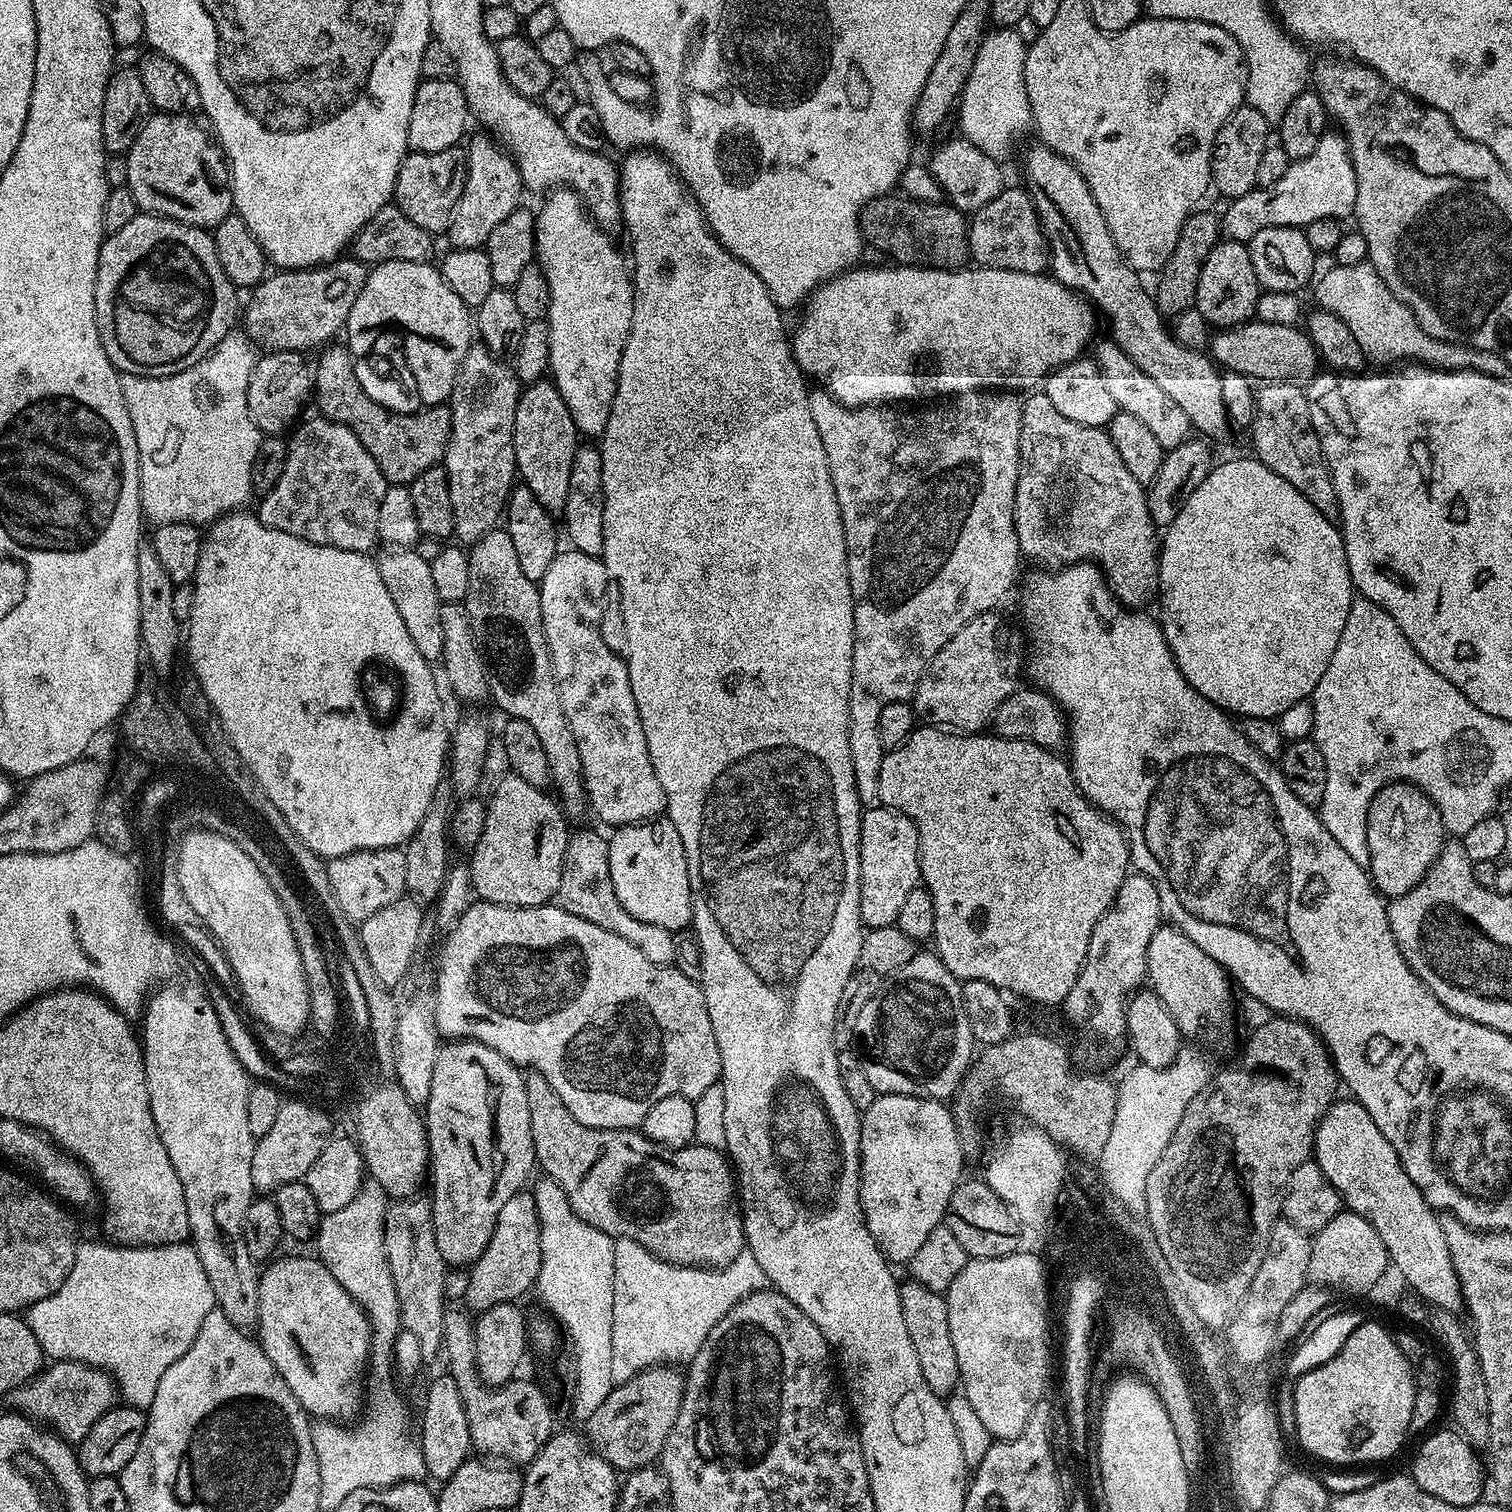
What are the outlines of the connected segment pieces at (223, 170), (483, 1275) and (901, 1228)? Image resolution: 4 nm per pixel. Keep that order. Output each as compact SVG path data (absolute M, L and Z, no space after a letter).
M152 114L144 121L134 146L126 154L128 161L127 188L134 194L137 209L144 214L166 216L192 228L215 230L222 218L233 215L230 172L217 141L203 132L188 114Z
M521 1190L515 1192L502 1205L502 1211L498 1213L498 1222L494 1222L494 1234L490 1234L486 1250L482 1250L476 1263L471 1265L468 1285L462 1297L463 1303L473 1313L479 1314L490 1306L519 1301L519 1296L531 1293L535 1289L541 1262L538 1210L534 1206L531 1191Z
M880 1094L869 1108L863 1109L860 1117L860 1205L864 1211L866 1226L870 1230L870 1234L874 1234L874 1242L878 1242L878 1246L893 1265L899 1266L903 1260L904 1263L911 1262L914 1254L918 1254L918 1250L922 1247L922 1242L926 1242L926 1238L935 1228L941 1227L948 1211L950 1198L954 1194L957 1184L961 1183L962 1177L965 1175L965 1173L963 1174L964 1148L960 1143L962 1143L960 1129L956 1126L953 1109L947 1103L927 1100L921 1096Z

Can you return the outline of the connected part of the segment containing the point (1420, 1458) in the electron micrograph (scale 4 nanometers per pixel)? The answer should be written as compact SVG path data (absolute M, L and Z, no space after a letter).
M1455 1430L1435 1432L1421 1439L1425 1440L1421 1442L1420 1449L1412 1460L1411 1478L1426 1494L1453 1506L1470 1506L1480 1502L1485 1495L1483 1492L1484 1484L1486 1488L1486 1468L1482 1460L1480 1465L1480 1460L1476 1457L1479 1456L1477 1449Z

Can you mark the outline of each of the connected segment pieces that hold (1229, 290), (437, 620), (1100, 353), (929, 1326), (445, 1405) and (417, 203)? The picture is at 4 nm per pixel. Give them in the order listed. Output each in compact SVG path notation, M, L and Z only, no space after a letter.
M1221 239L1213 246L1206 262L1202 266L1202 278L1198 278L1195 307L1208 320L1209 325L1217 329L1234 328L1237 324L1247 324L1256 315L1256 303L1261 294L1261 286L1254 274L1254 262L1250 262L1247 243L1239 240Z
M392 548L384 550L378 556L376 565L382 574L382 582L386 582L386 591L394 598L394 607L402 617L406 630L413 640L414 646L422 653L422 658L436 662L443 657L444 639L442 638L442 614L438 590L434 590L434 578L430 574L430 566L425 557L420 557L416 550Z
M1111 338L1098 340L1095 341L1097 344L1094 359L1097 366L1100 367L1102 378L1106 378L1106 386L1110 389L1110 395L1114 397L1117 409L1135 414L1152 431L1154 438L1158 438L1158 442L1165 450L1189 439L1190 433L1193 431L1192 423L1190 418L1186 418L1186 413L1174 403L1174 398L1168 397L1158 387L1158 382L1154 382L1154 378L1150 378L1150 374L1142 374L1142 370L1138 370L1138 366L1134 366L1132 359L1116 345L1115 340Z
M908 1278L900 1284L902 1298L902 1319L906 1321L906 1331L914 1342L914 1354L918 1354L918 1366L922 1366L922 1378L935 1396L947 1398L957 1391L960 1384L958 1354L954 1354L954 1341L950 1339L950 1318L948 1301L941 1293L922 1286Z
M441 1374L428 1388L428 1397L424 1400L424 1413L420 1416L420 1434L418 1432L420 1453L424 1459L424 1471L437 1482L451 1478L454 1470L469 1459L473 1451L470 1430L466 1422L466 1410L462 1402L462 1394L458 1394L458 1386L454 1378Z
M463 147L438 150L438 154L409 151L398 170L394 203L410 222L422 226L422 230L433 234L447 233L467 173L468 158Z

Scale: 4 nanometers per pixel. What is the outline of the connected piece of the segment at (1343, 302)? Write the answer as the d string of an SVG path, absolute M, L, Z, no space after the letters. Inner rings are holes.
M1367 263L1329 268L1320 281L1315 281L1316 300L1320 303L1317 305L1323 311L1338 314L1338 318L1346 322L1369 361L1377 360L1380 366L1388 366L1391 360L1400 360L1396 362L1415 362L1443 372L1477 372L1499 380L1509 379L1510 365L1506 358L1494 354L1494 350L1478 350L1466 344L1451 344L1427 336L1422 326L1418 326L1412 311L1401 300L1396 300L1394 294L1390 294L1380 275ZM1356 304L1364 304L1364 316L1360 316Z

